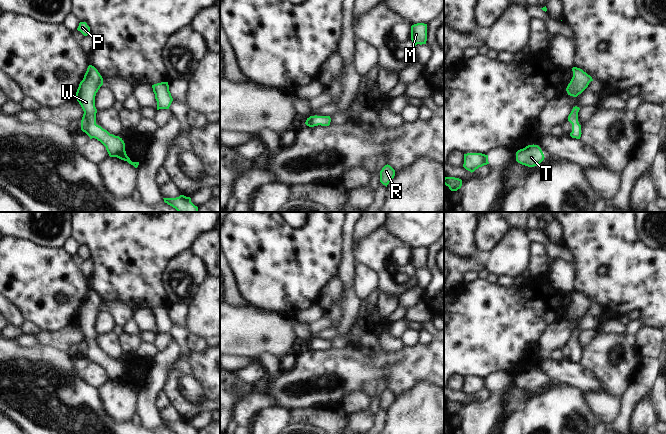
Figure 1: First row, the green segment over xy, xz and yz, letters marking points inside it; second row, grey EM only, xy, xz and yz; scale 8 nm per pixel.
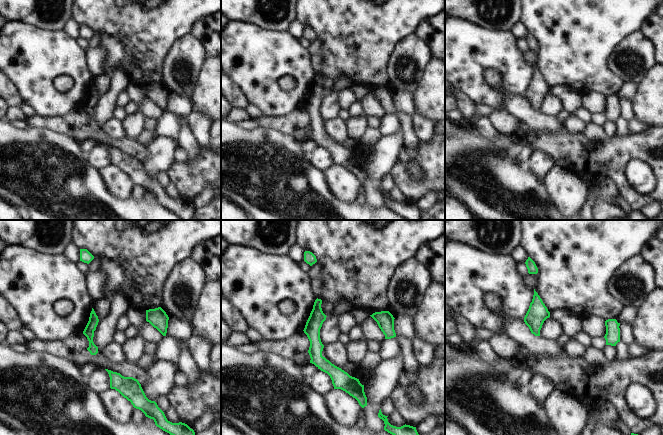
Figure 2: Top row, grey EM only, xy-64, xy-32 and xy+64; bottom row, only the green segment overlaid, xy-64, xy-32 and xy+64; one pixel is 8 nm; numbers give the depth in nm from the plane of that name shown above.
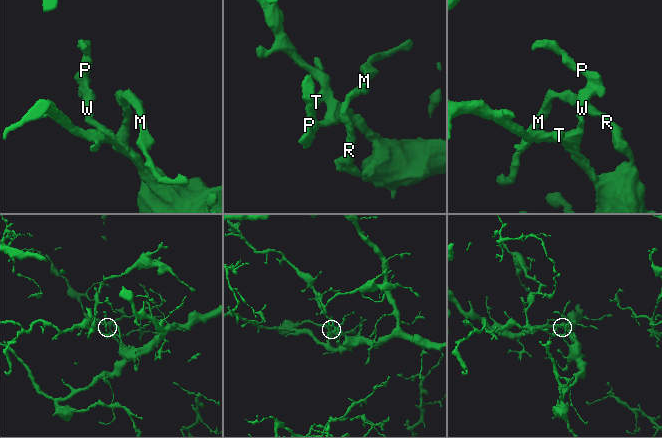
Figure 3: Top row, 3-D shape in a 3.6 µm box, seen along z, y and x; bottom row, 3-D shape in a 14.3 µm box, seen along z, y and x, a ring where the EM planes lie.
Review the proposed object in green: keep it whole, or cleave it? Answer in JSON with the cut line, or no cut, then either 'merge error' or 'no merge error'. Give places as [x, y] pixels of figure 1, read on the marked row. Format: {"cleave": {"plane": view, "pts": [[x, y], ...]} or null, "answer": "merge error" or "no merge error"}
{"cleave": null, "answer": "no merge error"}

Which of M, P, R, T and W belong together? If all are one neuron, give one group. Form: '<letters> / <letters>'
M P R T W

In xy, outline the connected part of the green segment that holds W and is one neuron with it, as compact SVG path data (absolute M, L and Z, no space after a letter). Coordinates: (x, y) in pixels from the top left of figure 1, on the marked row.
M89 65L80 82L76 92L76 98L81 105L84 114L81 120L81 130L85 132L90 139L95 138L105 147L110 157L117 157L127 161L135 168L139 162L132 162L125 151L125 143L119 136L110 134L107 130L96 124L95 96L100 87L103 85L103 78L98 70Z

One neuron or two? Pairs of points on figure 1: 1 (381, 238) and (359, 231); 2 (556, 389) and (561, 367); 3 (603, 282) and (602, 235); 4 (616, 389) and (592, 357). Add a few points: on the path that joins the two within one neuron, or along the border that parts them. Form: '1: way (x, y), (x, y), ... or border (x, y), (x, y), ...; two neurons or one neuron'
1: border (381, 225), (364, 237), (353, 241); two neurons
2: border (550, 380), (567, 383), (580, 390); two neurons
3: way (594, 272), (594, 247); one neuron
4: way (616, 381), (600, 365); one neuron

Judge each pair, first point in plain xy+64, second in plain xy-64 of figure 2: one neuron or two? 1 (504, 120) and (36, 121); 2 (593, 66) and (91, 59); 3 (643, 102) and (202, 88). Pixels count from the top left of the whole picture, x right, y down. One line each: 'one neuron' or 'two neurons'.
1: one neuron
2: two neurons
3: one neuron

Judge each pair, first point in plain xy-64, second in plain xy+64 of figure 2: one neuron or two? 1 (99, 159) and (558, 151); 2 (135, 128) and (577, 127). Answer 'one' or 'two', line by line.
1: two
2: one

